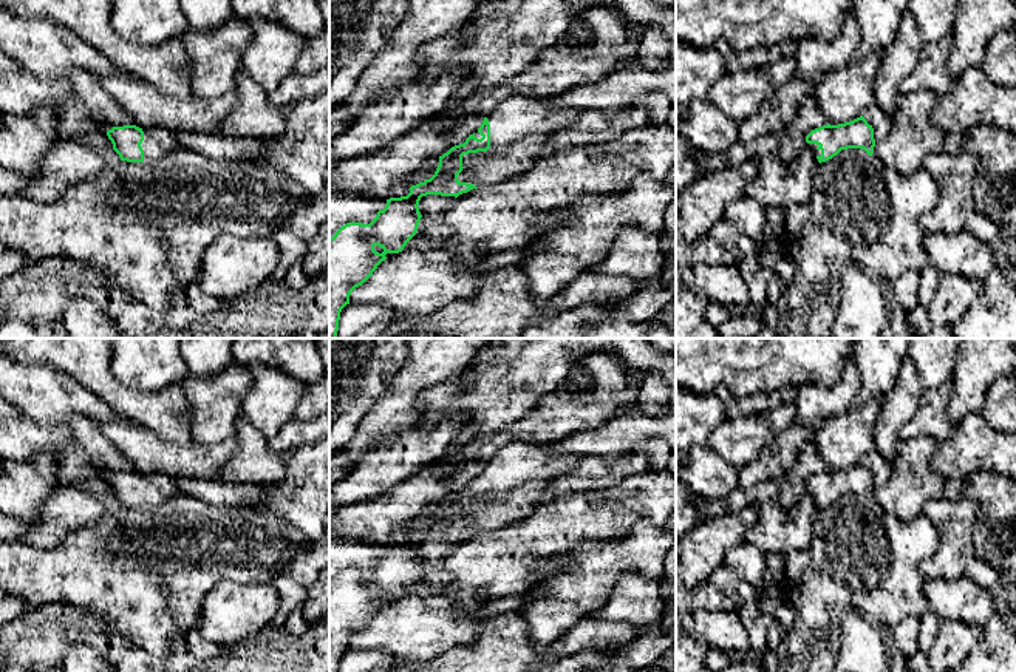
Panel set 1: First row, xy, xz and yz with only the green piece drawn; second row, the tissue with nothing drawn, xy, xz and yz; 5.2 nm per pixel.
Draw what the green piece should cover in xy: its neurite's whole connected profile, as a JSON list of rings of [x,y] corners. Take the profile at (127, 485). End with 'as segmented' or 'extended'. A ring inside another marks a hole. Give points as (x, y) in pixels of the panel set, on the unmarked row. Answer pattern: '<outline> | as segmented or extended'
[[[113,473],[107,482],[121,507],[127,508],[159,507],[182,494],[170,473]]] | extended

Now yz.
[[[863,462],[851,468],[815,474],[806,482],[806,488],[806,494],[815,499],[820,510],[847,494],[861,494],[872,502],[875,493],[874,474]]] | extended

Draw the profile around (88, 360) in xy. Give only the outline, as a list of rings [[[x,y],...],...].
[[[0,338],[0,352],[17,363],[40,363],[71,375],[99,395],[116,417],[153,431],[164,442],[192,443],[181,383],[159,391],[122,385],[111,371],[113,338]]]

